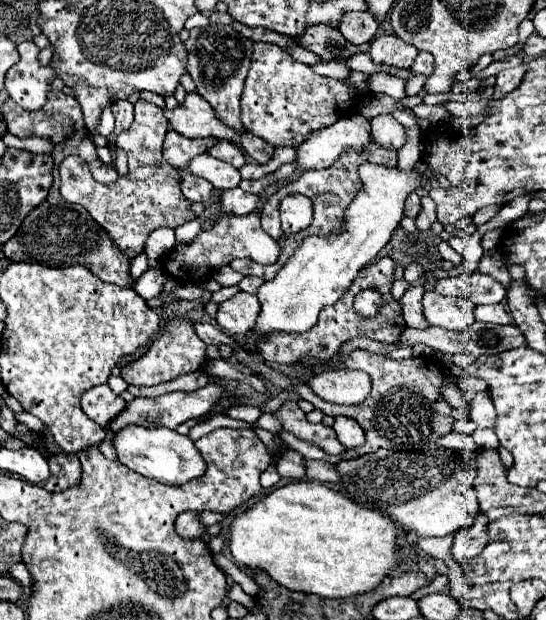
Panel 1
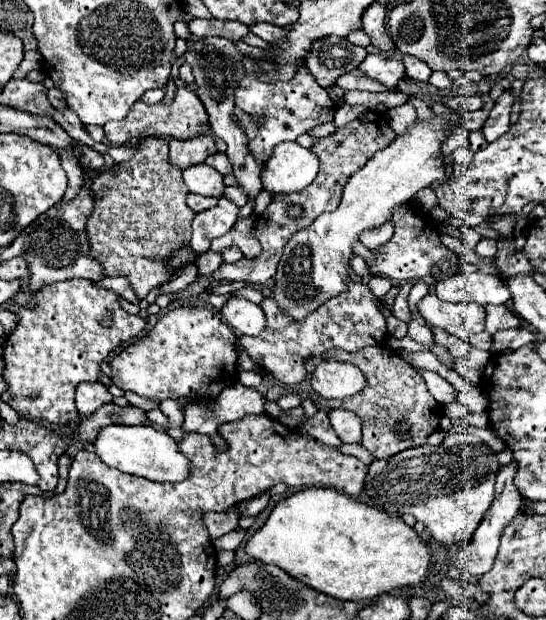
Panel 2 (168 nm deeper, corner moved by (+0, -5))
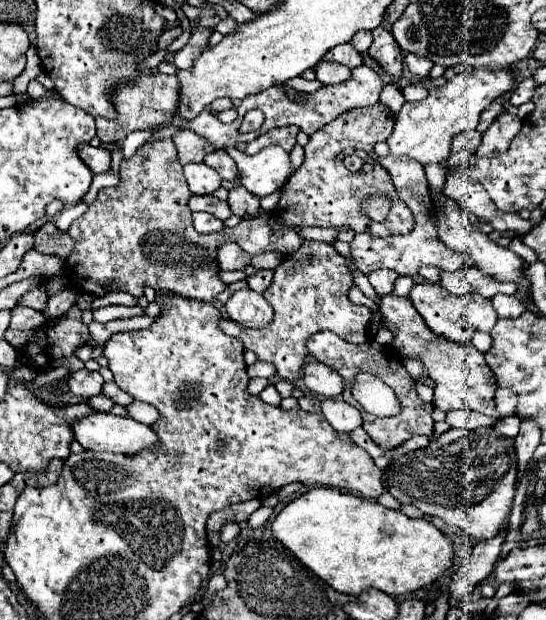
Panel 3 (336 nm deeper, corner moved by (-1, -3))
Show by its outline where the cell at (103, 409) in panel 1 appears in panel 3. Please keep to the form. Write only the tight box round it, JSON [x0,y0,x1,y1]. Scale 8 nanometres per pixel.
[68,369,104,401]

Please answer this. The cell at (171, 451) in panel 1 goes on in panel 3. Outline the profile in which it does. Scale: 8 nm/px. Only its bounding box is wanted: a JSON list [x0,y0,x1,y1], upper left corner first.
[74,413,160,457]

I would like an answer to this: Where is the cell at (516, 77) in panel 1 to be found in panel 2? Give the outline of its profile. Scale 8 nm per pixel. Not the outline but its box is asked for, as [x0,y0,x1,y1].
[481,91,513,143]

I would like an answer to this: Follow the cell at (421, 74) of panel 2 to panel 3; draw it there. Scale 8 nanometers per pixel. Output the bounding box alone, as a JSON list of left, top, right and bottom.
[404,55,432,79]

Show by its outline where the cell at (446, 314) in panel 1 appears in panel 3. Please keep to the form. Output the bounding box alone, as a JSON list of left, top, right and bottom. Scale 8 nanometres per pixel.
[410,283,498,345]

